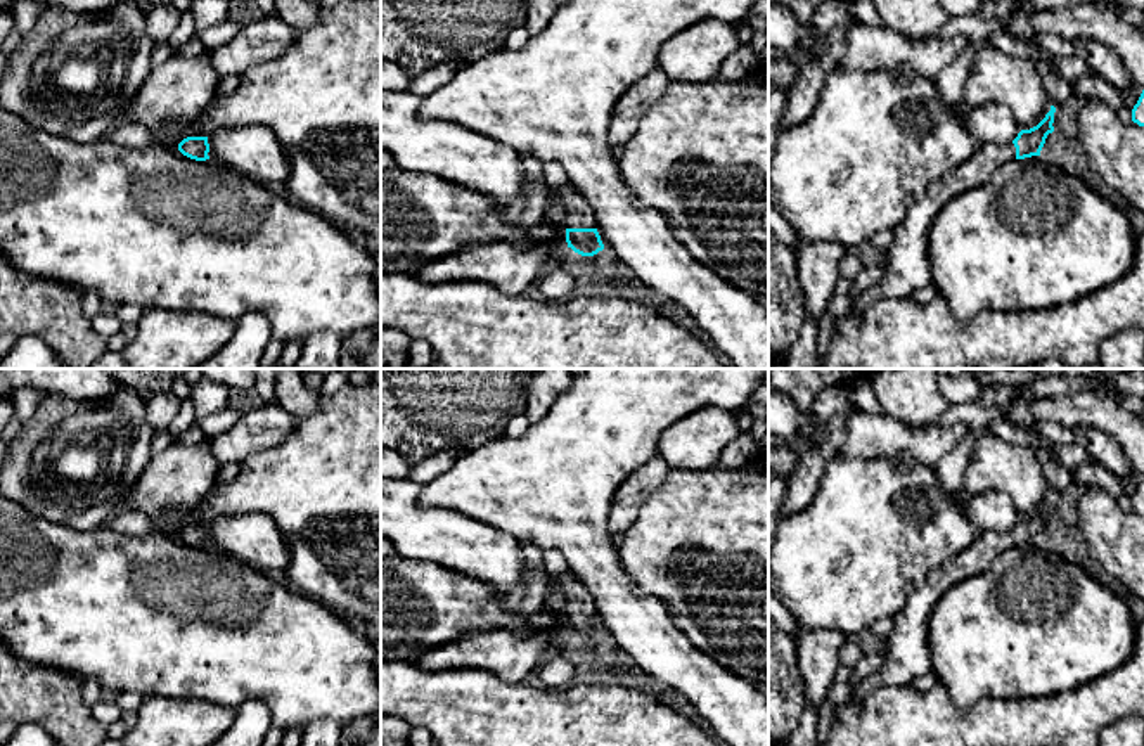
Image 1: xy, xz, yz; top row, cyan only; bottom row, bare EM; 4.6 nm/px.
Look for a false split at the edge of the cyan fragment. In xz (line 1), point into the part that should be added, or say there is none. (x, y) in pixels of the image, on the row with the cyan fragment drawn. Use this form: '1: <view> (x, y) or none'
1: xz (580, 215)

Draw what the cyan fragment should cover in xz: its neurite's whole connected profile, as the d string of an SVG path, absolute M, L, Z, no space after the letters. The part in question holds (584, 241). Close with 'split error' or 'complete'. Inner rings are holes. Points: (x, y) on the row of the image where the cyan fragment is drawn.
M571 185L559 189L562 204L568 209L566 242L582 256L594 256L604 249L597 232L597 222L588 201Z; split error

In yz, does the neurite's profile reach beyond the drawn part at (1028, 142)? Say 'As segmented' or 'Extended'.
Extended

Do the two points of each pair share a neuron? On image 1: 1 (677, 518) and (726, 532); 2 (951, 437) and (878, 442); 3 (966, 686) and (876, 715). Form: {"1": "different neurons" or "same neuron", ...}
{"1": "same neuron", "2": "same neuron", "3": "different neurons"}

